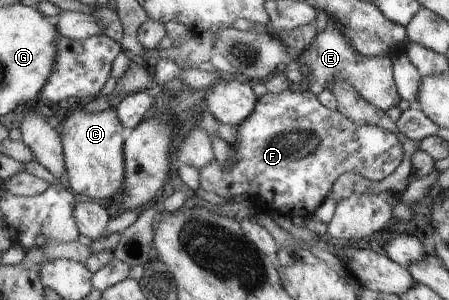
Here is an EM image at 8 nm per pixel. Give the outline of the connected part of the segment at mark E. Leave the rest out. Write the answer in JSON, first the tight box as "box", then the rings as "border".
{"box":[298,17,402,112],"border":[[[328,17],[328,23],[325,30],[312,42],[312,46],[306,48],[304,56],[298,64],[303,74],[303,82],[308,78],[307,68],[310,70],[310,84],[308,90],[313,92],[317,97],[322,96],[327,86],[334,79],[346,79],[352,83],[352,86],[360,93],[360,96],[373,104],[376,108],[386,112],[392,106],[398,106],[402,99],[398,92],[394,77],[393,64],[390,56],[387,54],[376,55],[374,57],[362,56],[347,41],[339,25]]]}

